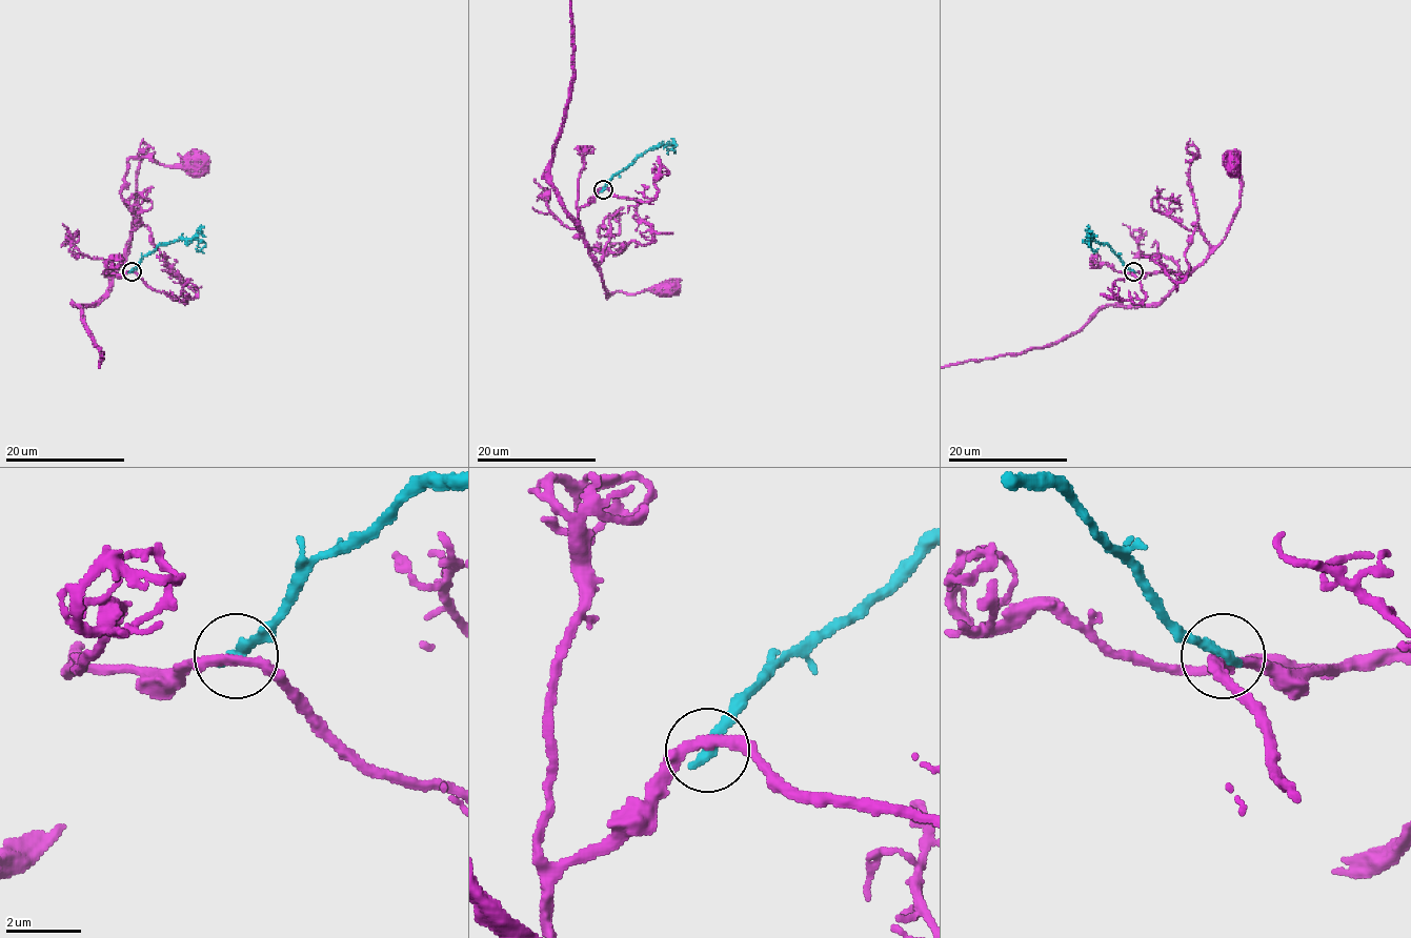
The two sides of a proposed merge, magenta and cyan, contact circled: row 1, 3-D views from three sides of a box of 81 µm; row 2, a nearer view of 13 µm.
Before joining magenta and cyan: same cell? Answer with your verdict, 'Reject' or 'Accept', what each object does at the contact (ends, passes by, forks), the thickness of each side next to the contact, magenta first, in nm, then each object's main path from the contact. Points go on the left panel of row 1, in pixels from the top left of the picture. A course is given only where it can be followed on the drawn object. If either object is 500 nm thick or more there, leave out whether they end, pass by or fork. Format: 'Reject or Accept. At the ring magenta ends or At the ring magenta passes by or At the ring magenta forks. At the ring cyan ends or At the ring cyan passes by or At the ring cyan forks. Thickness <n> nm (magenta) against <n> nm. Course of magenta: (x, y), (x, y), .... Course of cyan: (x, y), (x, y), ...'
Reject. At the ring magenta passes by. At the ring cyan ends. Thickness 260 nm (magenta) against 320 nm. Course of magenta: (130, 272), (107, 270), (116, 270), (129, 238), (138, 162), (144, 156), (165, 165), (194, 161). Course of cyan: (130, 270), (162, 244), (180, 238), (198, 238), (205, 244), (197, 248)

